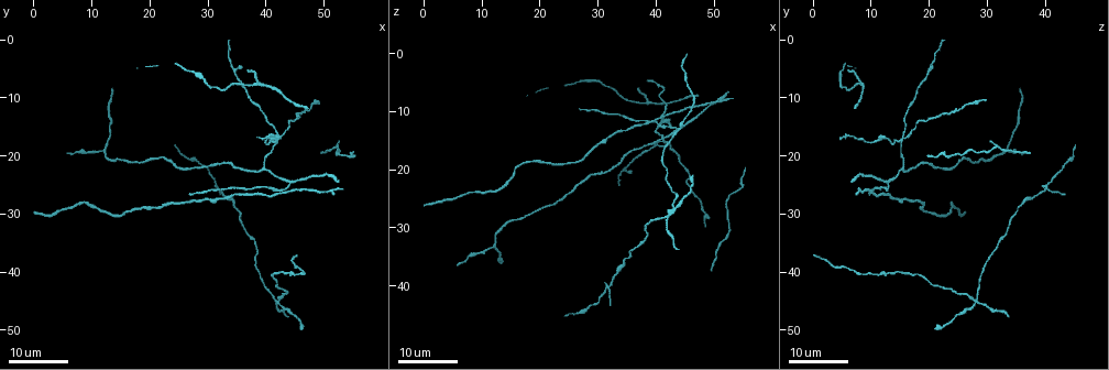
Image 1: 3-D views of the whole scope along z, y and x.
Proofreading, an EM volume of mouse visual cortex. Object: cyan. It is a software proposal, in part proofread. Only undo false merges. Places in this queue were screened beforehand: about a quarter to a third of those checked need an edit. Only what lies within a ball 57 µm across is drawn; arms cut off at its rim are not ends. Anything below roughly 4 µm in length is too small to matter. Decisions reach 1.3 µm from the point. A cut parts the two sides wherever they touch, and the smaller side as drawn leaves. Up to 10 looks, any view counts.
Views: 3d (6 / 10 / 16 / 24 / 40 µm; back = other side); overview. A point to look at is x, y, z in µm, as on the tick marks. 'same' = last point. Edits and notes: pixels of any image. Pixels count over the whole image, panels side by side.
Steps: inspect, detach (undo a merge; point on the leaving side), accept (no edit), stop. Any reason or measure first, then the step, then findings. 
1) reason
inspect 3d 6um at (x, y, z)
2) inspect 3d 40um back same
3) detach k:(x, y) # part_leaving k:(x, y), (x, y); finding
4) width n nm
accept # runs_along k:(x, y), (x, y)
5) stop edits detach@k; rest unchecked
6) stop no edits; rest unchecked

looks like a crossing
inspect 3d 16um at (38.5, 26.5, 12.0)

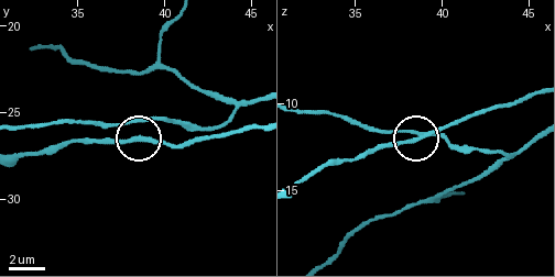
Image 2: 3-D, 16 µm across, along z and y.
inspect 3d 6um at (38.6, 26.6, 12.1)

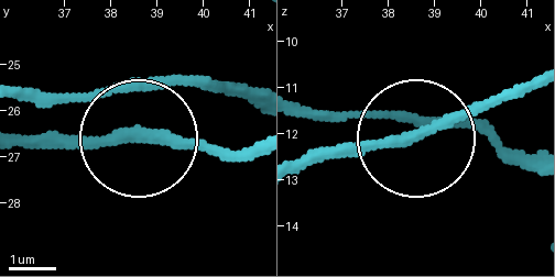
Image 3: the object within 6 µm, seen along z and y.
side_arm 48 um
accept # runs_along 3:(536, 79), (394, 139), (300, 158); one neuron here

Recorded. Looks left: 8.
arms part here
inspect 3d 24um at (39.5, 22.0, 15.5)

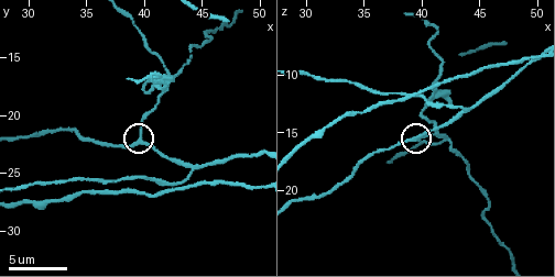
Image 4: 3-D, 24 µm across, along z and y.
inspect 3d 10um at (39.4, 22.0, 15.6)

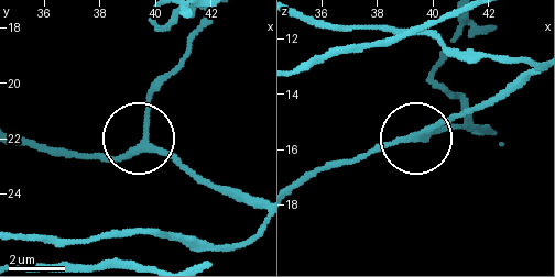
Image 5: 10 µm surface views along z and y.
arms 3
accept # continuous, no second neuron

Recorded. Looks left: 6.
three-way junction
inspect 3d 16um at (12.0, 19.0, 33.5)

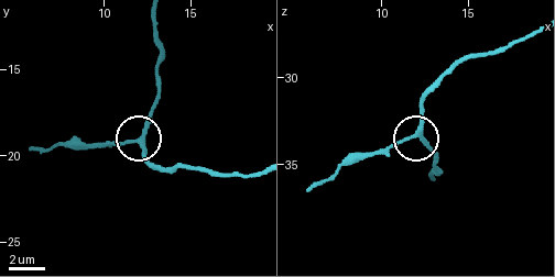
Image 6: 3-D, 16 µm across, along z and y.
inspect 3d 10um at (12.2, 19.2, 33.2)

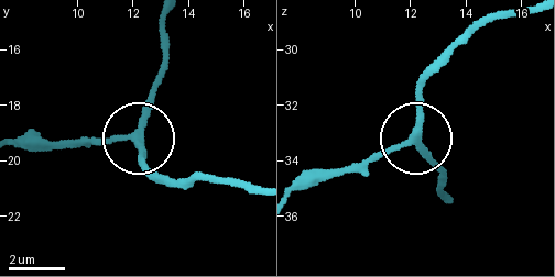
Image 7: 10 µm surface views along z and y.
width 220 nm
accept # one neuron here

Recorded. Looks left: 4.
four-way junction
inspect 3d 16um at (42.0, 45.0, 28.0)

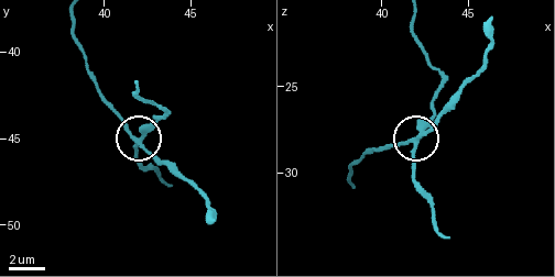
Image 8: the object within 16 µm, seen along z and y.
inspect 3d 6um at (42.1, 45.3, 28.1)

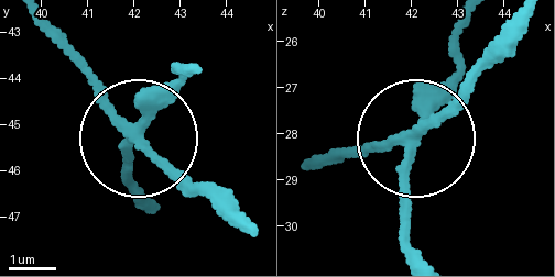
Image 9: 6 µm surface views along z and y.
width 200 nm
detach 9:(177, 172) # part_leaving 9:(129, 129), (50, 26); a second neuron is stuck on

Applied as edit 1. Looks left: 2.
branch point
inspect 3d 10um at (44.2, 24.6, 12.8)

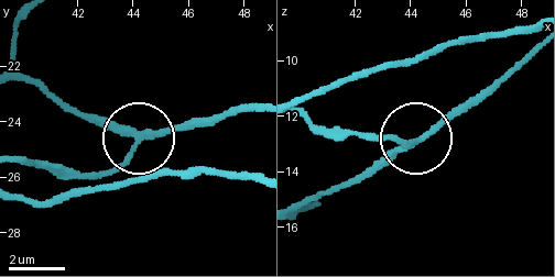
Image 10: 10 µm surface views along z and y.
accept # runs_along 10:(20, 162), (98, 176), (141, 143), (188, 126); continuous, no second neuron

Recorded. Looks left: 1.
stop edits detach@9; rest unchecked

